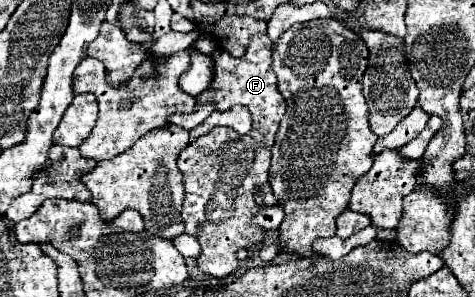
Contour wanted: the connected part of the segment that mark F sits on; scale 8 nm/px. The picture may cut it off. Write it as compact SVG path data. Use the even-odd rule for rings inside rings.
M266 34L252 36L244 58L234 58L225 50L216 48L213 61L214 80L202 94L196 96L196 106L214 102L218 110L224 110L222 102L226 102L226 108L244 104L252 114L252 130L248 134L238 134L228 126L212 128L208 136L200 136L180 152L178 168L184 176L186 190L182 204L182 222L186 226L184 232L194 234L202 248L198 256L198 268L204 274L222 278L236 270L238 248L258 244L264 238L264 230L252 222L252 216L258 210L254 198L256 190L260 190L266 206L276 204L268 182L268 168L274 134L286 110L286 102L278 92L276 74L270 66L272 42ZM198 224L202 224L202 232L196 232Z

